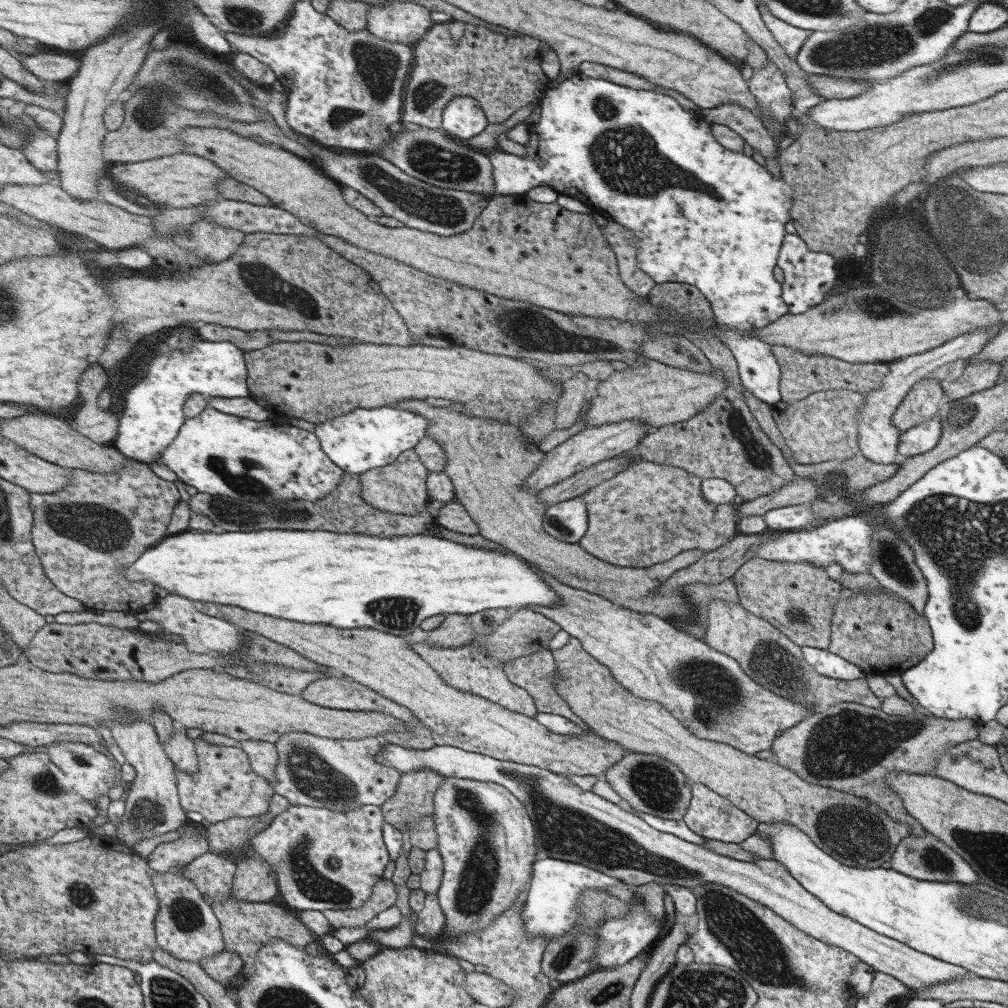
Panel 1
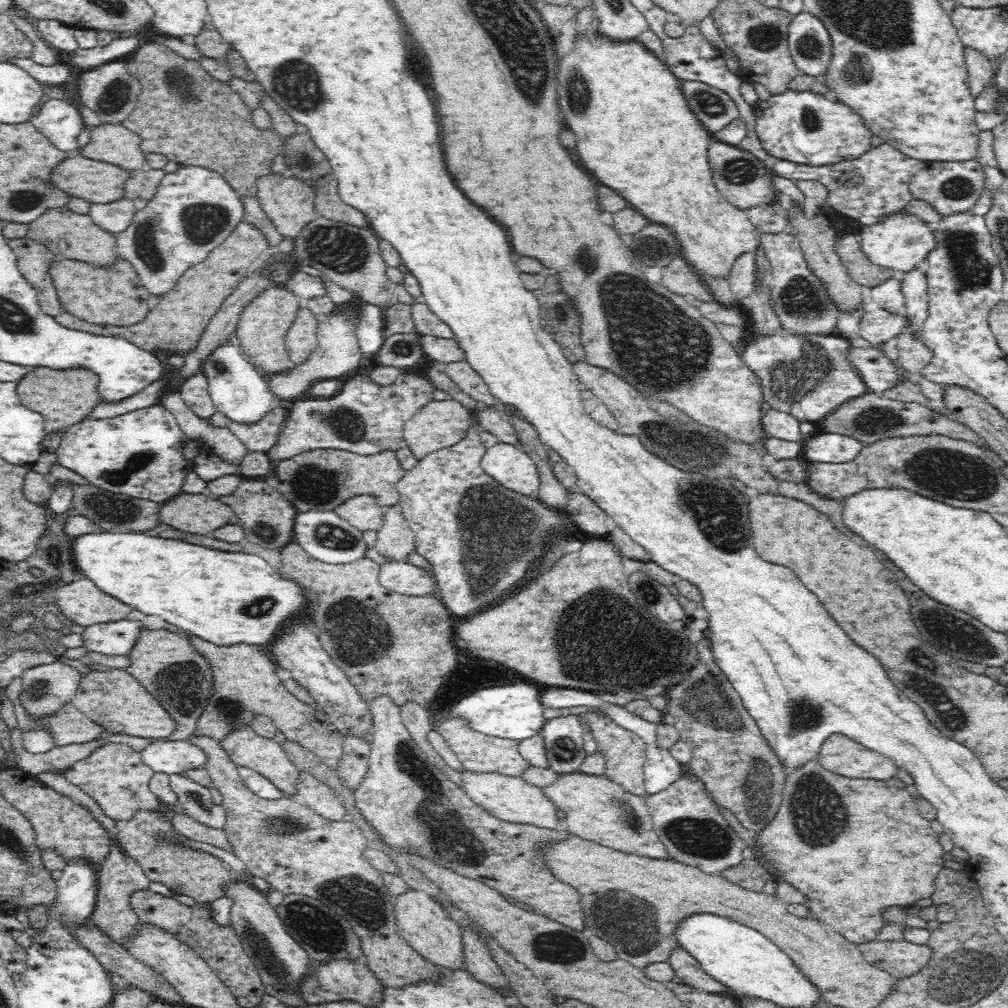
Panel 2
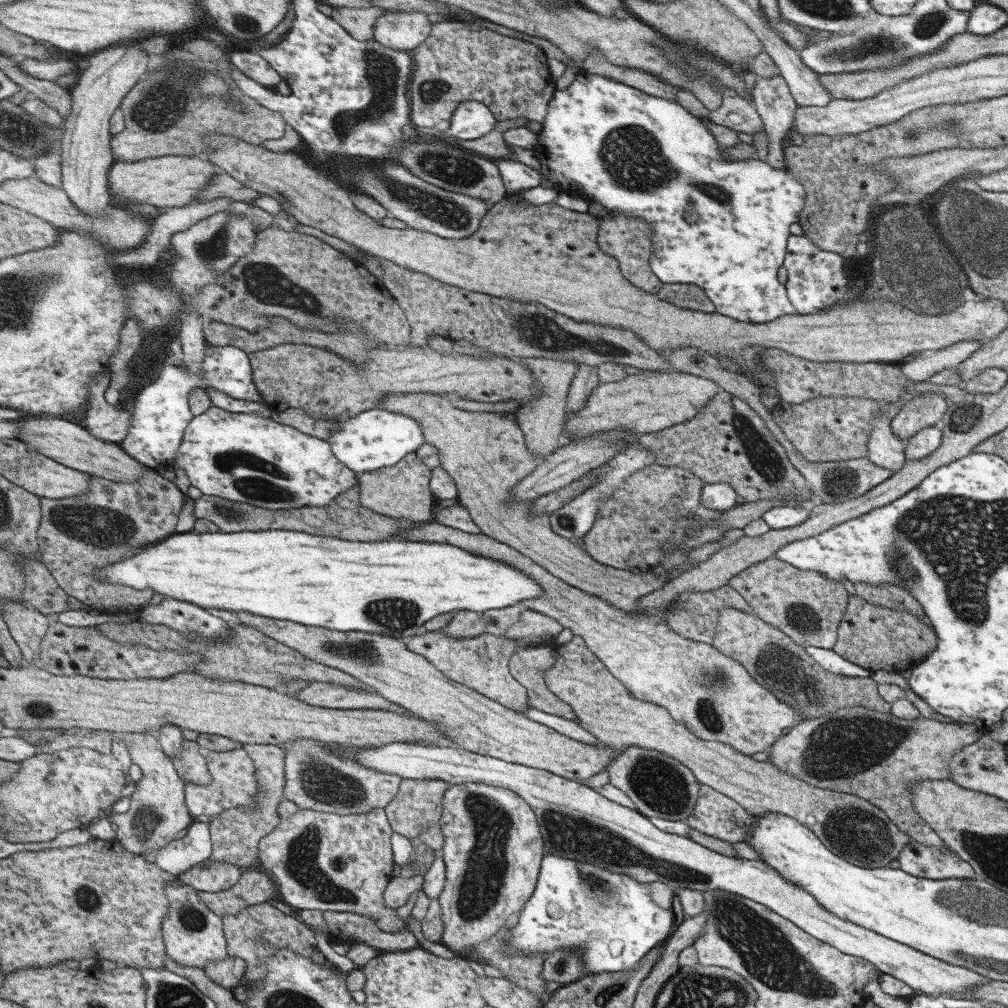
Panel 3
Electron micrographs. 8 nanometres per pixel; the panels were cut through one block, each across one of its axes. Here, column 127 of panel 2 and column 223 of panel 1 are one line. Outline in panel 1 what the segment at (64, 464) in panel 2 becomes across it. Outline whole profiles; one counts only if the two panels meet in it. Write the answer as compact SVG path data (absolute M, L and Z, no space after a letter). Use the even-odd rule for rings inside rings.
M211 406L203 414L185 422L179 438L175 438L175 442L161 452L157 462L165 464L169 470L173 470L177 480L197 488L197 492L201 494L221 494L229 498L241 498L247 502L267 504L283 504L287 498L301 498L313 502L323 500L339 488L345 476L345 470L327 456L327 452L323 450L323 442L315 432L309 432L299 426L279 426L271 420L257 422L249 418L239 418Z

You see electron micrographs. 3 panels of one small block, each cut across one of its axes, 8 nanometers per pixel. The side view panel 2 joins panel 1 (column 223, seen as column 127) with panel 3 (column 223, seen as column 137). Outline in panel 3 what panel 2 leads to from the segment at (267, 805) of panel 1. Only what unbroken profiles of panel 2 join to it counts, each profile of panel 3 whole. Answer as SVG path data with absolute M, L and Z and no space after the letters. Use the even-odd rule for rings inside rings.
M237 746L235 750L229 752L209 752L203 748L201 754L209 762L209 772L213 780L209 784L187 782L187 806L193 818L199 816L211 822L221 818L229 810L247 810L247 812L259 810L259 802L263 798L263 784L259 782L255 760L243 746Z

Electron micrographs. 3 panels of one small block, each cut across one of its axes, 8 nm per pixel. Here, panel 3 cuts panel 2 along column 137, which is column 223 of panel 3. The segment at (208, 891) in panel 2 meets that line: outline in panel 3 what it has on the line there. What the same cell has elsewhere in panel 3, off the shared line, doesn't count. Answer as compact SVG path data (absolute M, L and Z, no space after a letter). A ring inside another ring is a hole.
M241 744L257 766L259 782L263 784L263 798L259 802L259 810L247 812L247 810L229 810L221 818L211 820L211 836L213 836L213 856L207 862L231 862L239 868L259 868L261 866L261 854L259 854L259 842L271 834L281 824L279 814L279 802L285 800L285 748L273 746L273 744Z

